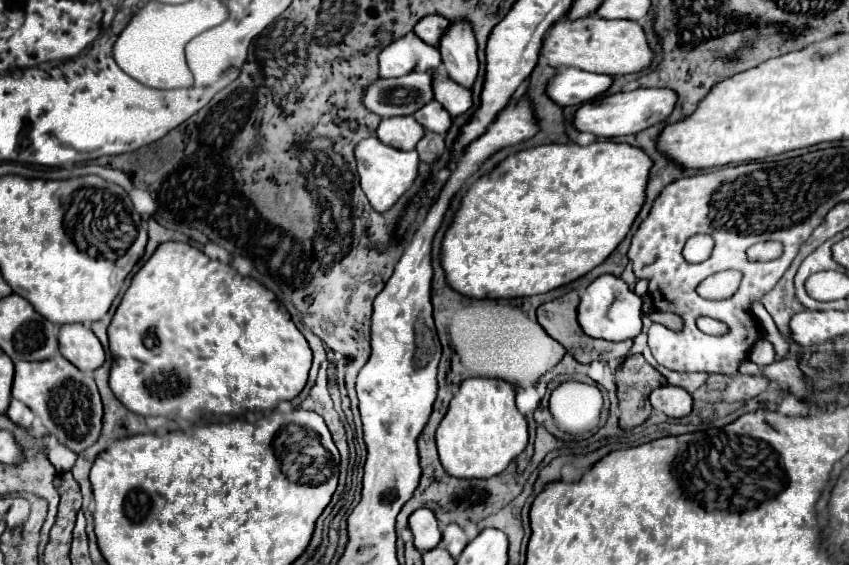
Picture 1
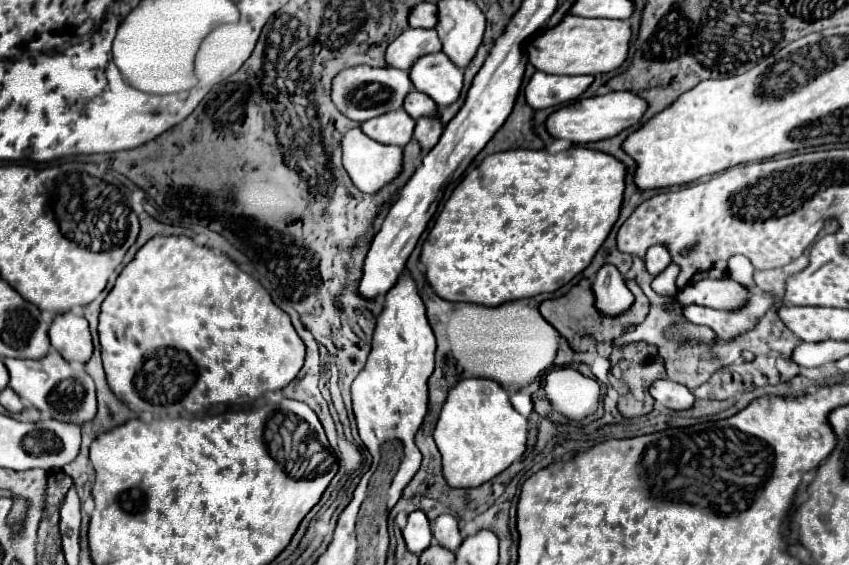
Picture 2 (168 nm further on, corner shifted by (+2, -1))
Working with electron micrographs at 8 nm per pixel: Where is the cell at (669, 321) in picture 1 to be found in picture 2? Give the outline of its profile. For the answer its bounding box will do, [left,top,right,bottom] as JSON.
[540,279,650,351]

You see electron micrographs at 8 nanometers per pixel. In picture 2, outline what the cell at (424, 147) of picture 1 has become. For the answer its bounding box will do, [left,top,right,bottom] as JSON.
[414,119,442,155]

